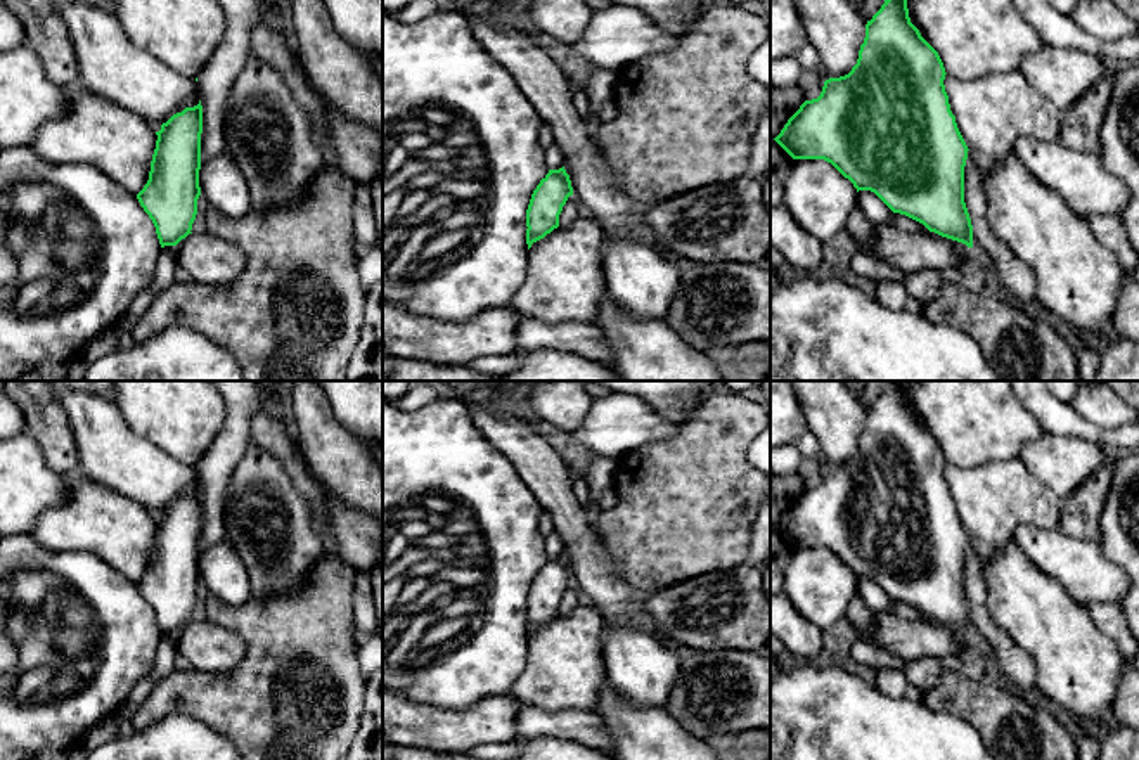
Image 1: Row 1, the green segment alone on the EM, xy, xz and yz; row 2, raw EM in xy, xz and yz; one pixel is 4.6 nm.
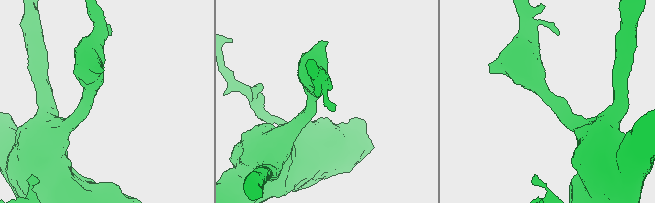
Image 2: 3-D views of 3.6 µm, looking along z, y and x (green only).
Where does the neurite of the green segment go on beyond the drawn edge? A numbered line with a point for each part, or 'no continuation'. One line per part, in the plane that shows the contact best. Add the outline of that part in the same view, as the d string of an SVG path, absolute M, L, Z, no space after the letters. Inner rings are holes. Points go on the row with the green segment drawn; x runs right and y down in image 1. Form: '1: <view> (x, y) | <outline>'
no continuation

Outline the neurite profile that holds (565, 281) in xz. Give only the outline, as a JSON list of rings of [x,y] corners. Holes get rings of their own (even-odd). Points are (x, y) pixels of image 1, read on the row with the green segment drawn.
[[[578,216],[570,227],[557,227],[531,244],[526,280],[512,298],[512,306],[524,317],[549,324],[594,324],[601,298],[608,293],[601,246],[604,229],[592,218]]]

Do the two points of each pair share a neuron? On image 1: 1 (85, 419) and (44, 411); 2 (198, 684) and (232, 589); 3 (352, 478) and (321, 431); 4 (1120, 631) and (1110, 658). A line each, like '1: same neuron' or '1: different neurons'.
1: different neurons
2: different neurons
3: same neuron
4: different neurons

